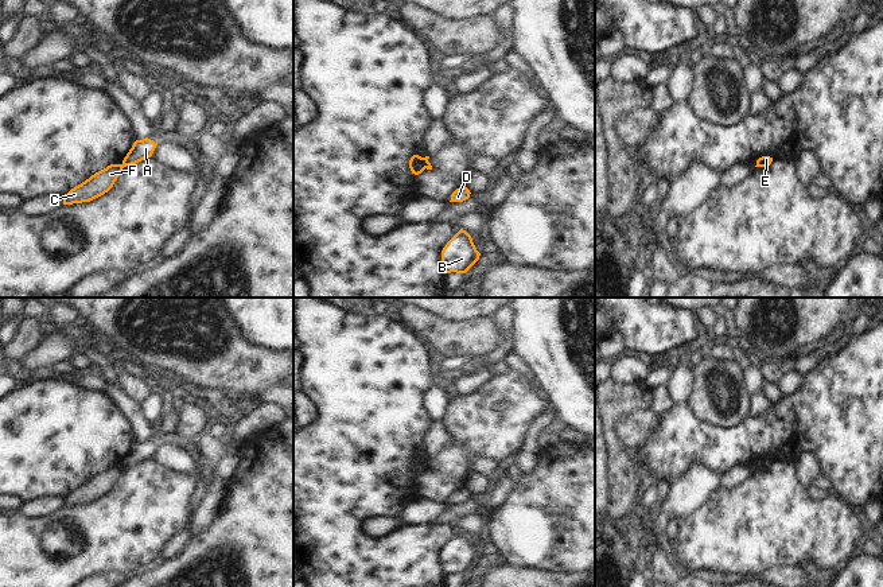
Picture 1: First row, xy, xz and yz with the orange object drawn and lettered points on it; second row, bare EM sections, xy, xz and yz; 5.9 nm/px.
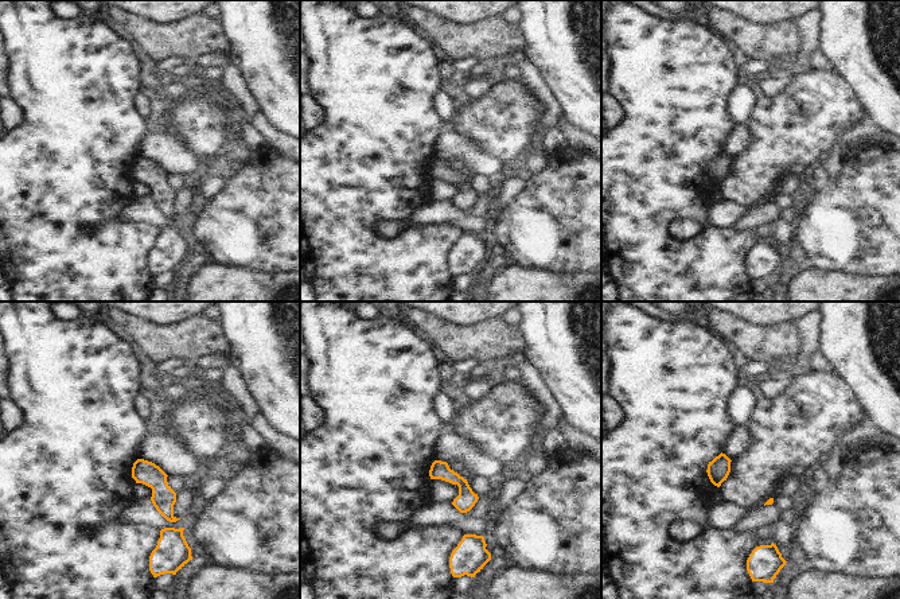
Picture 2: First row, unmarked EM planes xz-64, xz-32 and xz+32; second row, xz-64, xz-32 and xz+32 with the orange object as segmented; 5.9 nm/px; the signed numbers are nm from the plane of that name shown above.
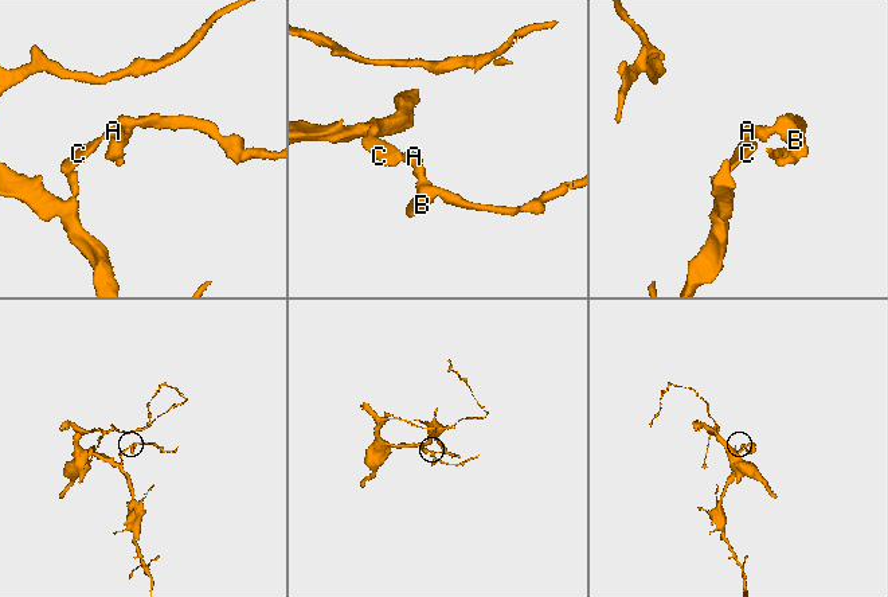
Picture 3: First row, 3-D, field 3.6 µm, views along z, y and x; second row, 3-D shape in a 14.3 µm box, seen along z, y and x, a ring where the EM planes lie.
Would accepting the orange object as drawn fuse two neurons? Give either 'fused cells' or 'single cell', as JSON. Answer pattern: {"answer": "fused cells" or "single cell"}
{"answer": "fused cells"}

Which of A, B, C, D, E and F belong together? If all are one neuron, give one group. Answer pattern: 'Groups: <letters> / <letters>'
Groups: A B D E / C F

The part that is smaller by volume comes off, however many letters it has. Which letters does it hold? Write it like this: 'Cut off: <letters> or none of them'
Cut off: A, B, D, E

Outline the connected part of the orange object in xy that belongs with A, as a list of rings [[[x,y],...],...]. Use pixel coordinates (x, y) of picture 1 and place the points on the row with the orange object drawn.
[[[145,137],[143,140],[136,140],[122,160],[124,167],[136,164],[144,159],[152,156],[157,143]]]

